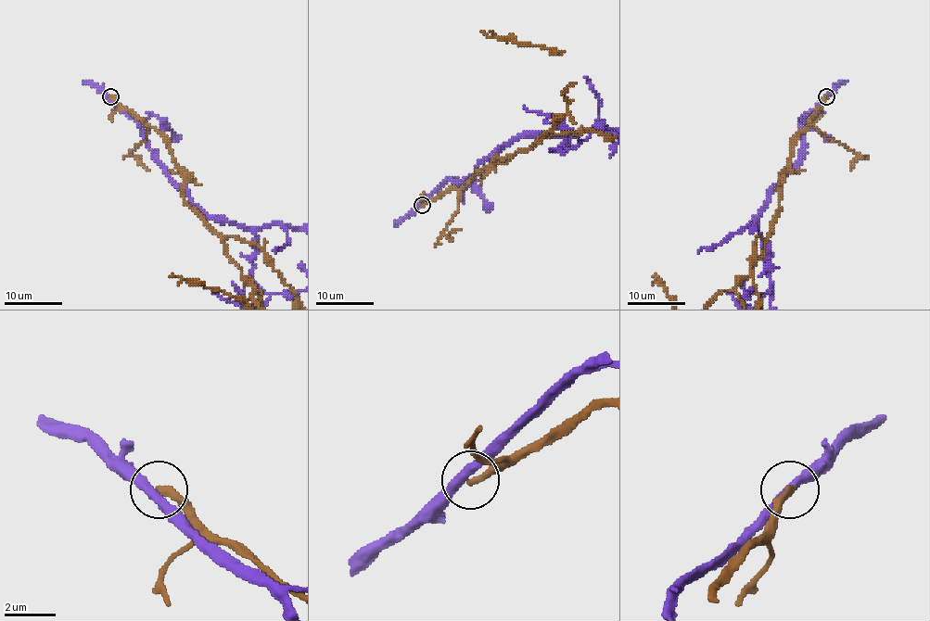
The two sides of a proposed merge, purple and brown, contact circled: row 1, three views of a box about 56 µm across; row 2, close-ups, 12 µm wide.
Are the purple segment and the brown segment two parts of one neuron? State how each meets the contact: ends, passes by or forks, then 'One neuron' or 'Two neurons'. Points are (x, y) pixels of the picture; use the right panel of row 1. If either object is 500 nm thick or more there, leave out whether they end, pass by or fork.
At the ring purple passes by. At the ring brown ends. Two neurons

